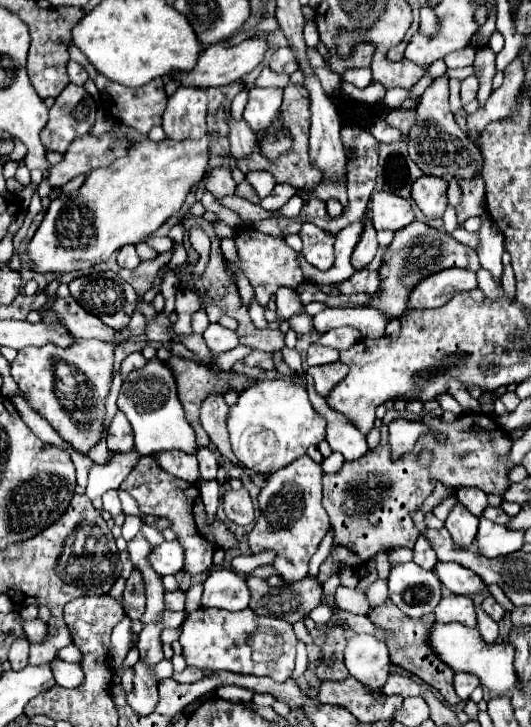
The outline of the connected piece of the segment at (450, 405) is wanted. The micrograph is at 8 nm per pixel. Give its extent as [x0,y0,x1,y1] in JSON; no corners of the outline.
[438,395,464,415]

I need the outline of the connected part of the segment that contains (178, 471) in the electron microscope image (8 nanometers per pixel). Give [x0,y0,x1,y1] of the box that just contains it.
[151,449,198,483]

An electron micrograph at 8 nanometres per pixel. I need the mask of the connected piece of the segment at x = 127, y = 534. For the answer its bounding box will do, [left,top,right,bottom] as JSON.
[122,515,144,541]

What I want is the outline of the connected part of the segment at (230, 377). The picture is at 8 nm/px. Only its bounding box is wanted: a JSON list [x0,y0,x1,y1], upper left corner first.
[164,357,248,447]

